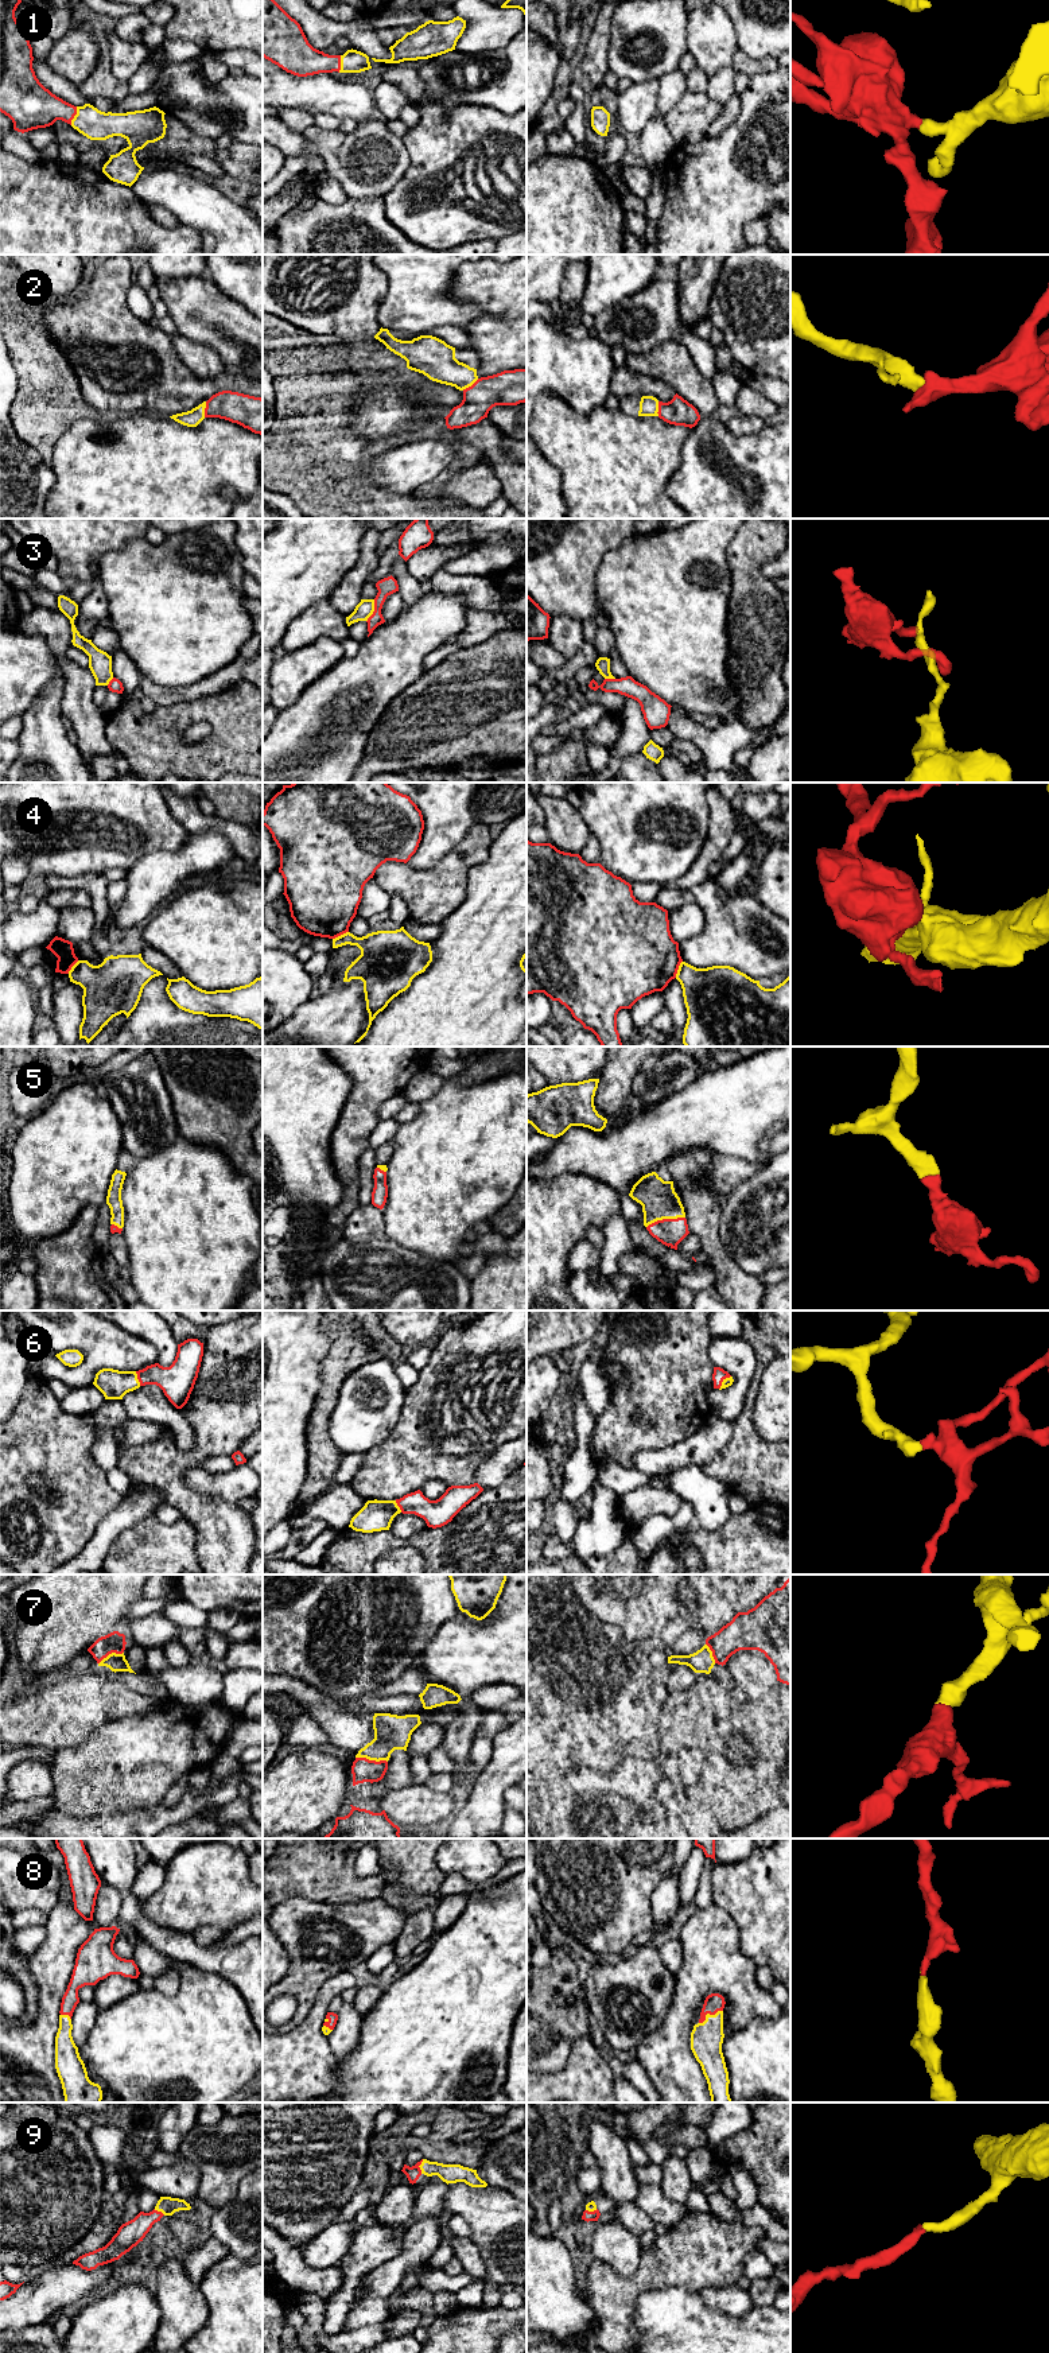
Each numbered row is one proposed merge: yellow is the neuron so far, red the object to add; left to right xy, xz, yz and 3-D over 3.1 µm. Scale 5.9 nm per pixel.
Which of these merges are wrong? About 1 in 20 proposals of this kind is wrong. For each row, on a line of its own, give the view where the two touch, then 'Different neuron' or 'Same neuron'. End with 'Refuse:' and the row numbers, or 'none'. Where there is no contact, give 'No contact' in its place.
1: Touches yellow in xy. Same neuron
2: Touches yellow in xy. Same neuron
3: Touches yellow in xz. Different neuron
4: Touches yellow in yz. Different neuron
5: Touches yellow in yz. Same neuron
6: Touches yellow in xy. Same neuron
7: Touches yellow in xz. Same neuron
8: Touches yellow in yz. Same neuron
9: Touches yellow in xz. Same neuron
Refuse: 3, 4

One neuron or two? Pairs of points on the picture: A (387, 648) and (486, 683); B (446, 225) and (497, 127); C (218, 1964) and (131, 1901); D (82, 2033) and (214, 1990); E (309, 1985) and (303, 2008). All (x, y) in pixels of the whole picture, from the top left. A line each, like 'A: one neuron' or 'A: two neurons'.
A: two neurons
B: one neuron
C: one neuron
D: two neurons
E: one neuron

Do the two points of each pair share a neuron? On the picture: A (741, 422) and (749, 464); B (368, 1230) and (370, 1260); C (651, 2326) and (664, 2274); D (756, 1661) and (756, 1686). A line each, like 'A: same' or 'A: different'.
A: different
B: different
C: different
D: same

